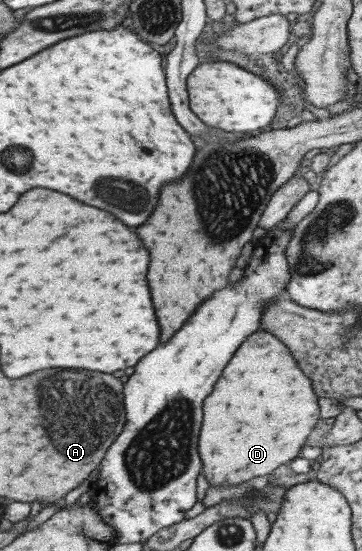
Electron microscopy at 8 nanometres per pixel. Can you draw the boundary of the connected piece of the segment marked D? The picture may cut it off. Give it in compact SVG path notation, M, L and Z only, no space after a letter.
M261 327L234 353L212 391L202 401L202 427L197 439L197 454L202 475L210 487L236 487L254 477L266 476L276 467L300 455L301 447L319 417L317 395L310 378L294 363L289 349L274 334Z

